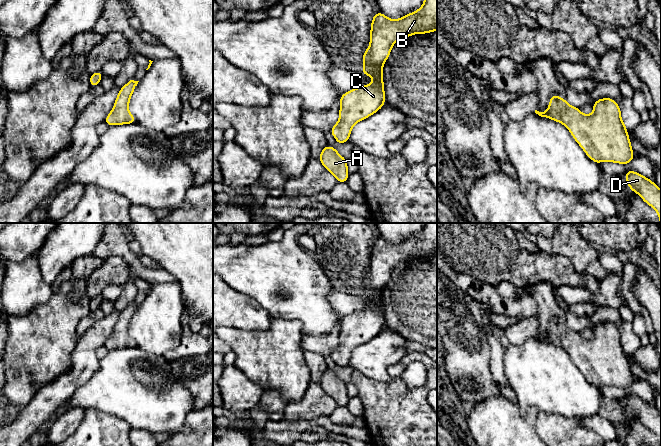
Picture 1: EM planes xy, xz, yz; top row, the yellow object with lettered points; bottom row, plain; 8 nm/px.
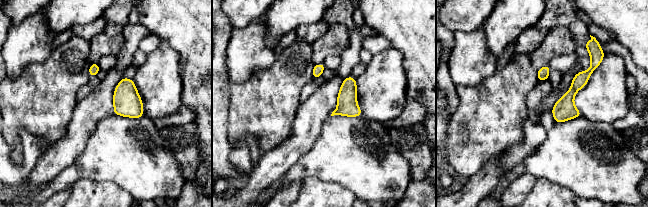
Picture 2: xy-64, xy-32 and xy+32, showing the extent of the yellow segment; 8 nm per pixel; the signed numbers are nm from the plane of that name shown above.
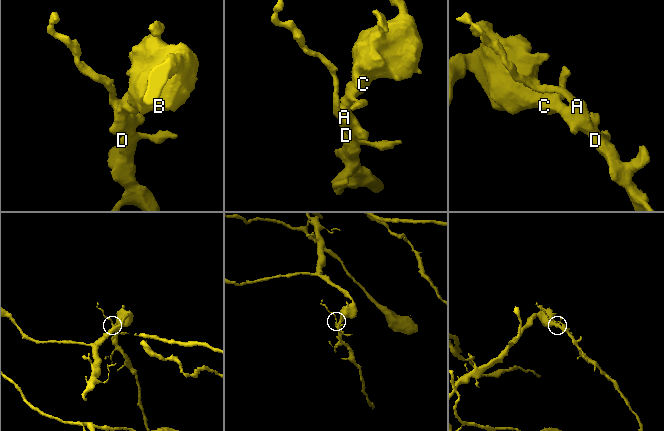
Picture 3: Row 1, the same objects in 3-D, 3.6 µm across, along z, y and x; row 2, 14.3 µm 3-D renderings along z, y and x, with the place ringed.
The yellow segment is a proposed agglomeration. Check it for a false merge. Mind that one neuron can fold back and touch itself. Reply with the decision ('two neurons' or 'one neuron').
one neuron

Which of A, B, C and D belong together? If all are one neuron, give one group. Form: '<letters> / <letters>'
A B C D

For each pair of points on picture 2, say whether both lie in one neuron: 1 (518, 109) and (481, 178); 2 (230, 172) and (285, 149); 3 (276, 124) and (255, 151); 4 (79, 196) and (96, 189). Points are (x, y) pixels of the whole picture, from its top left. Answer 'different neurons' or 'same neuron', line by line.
1: different neurons
2: different neurons
3: different neurons
4: same neuron

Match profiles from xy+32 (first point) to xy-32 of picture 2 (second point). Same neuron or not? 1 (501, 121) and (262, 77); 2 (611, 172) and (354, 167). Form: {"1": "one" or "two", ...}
{"1": "one", "2": "one"}

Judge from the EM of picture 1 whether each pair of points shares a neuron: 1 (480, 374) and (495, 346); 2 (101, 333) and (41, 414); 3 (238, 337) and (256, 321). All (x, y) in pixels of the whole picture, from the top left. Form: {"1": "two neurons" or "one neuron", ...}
{"1": "two neurons", "2": "one neuron", "3": "two neurons"}

